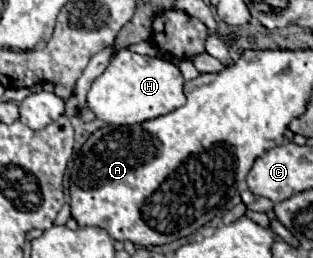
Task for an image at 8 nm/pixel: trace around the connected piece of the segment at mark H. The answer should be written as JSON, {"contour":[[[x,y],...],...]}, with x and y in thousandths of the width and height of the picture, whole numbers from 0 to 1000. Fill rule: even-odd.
{"contour":[[[380,194],[342,271],[291,326],[278,364],[278,411],[304,450],[342,481],[450,481],[463,465],[540,442],[591,403],[585,295],[572,264],[514,225],[470,225],[419,194]]]}

